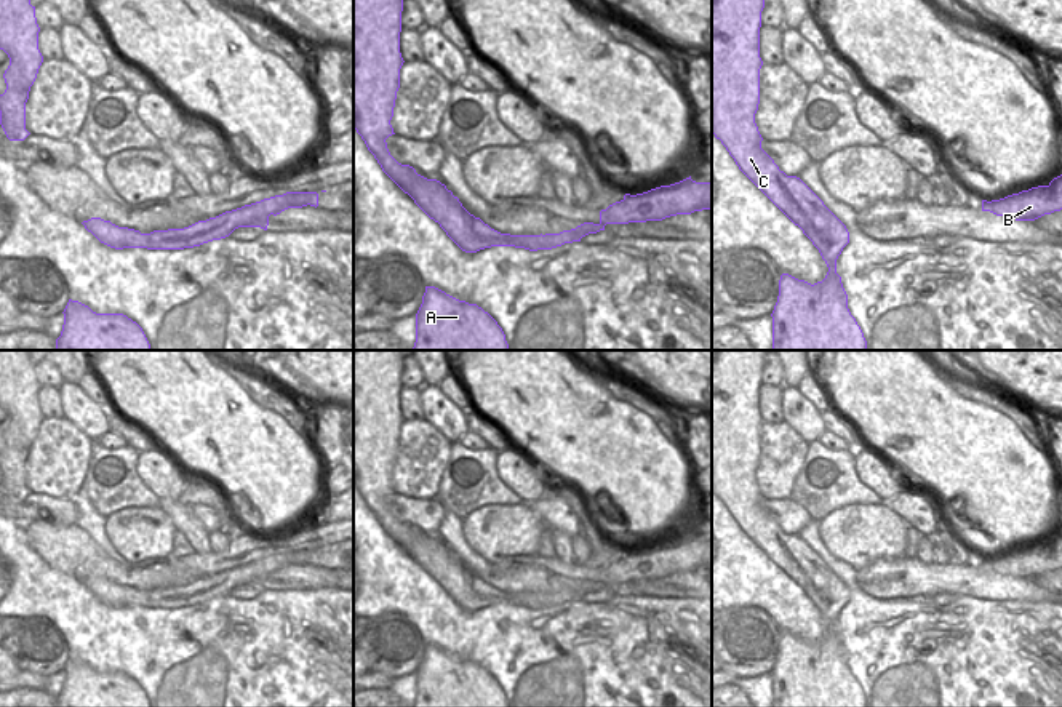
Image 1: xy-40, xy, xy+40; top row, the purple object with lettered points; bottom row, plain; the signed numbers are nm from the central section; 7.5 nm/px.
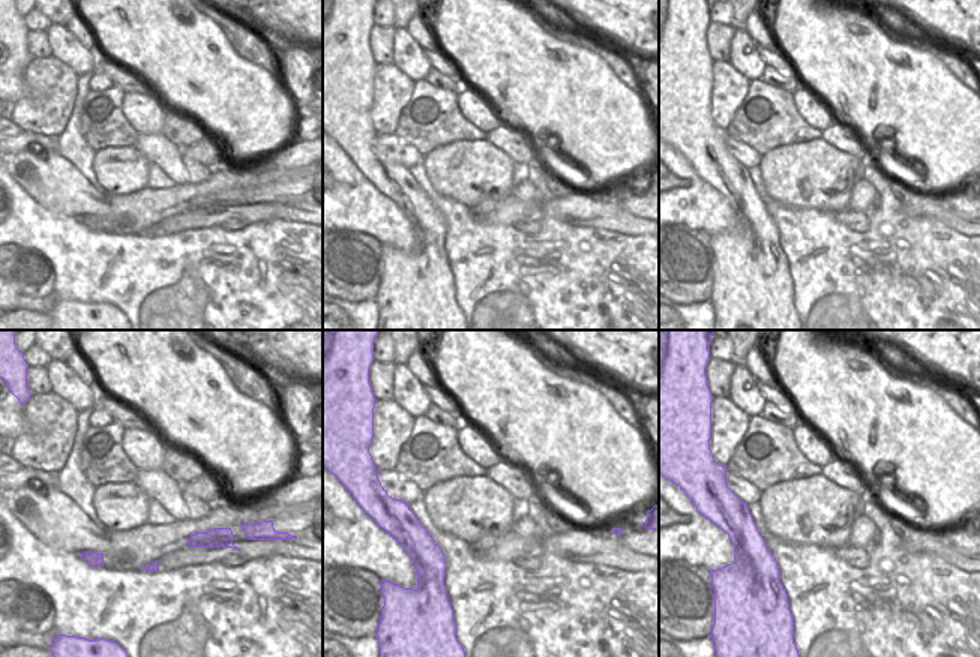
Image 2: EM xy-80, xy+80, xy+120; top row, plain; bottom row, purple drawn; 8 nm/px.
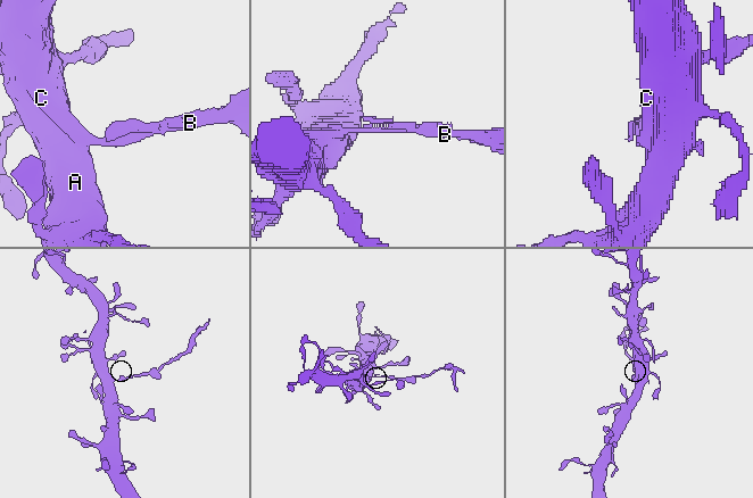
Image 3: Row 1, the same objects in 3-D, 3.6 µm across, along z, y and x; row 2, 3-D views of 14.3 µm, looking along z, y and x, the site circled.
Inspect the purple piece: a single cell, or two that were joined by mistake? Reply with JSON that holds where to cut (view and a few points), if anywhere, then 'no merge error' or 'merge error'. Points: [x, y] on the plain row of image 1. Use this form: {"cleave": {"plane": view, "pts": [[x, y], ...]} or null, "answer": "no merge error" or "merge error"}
{"cleave": {"plane": "xy", "pts": [[469, 584], [472, 583], [483, 594], [496, 594], [499, 591]]}, "answer": "merge error"}

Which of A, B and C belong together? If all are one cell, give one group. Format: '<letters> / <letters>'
A C / B

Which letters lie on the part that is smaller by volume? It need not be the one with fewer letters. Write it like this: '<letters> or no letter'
B

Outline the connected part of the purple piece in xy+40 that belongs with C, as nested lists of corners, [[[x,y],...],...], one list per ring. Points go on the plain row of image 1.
[[[712,350],[712,491],[726,505],[739,528],[795,582],[819,608],[828,630],[814,643],[782,632],[771,672],[773,707],[867,707],[867,699],[848,667],[848,653],[836,632],[836,617],[849,601],[846,584],[796,534],[787,534],[761,507],[755,481],[760,462],[760,385],[766,350]]]

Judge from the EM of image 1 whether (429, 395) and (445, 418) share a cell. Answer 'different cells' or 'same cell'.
same cell

